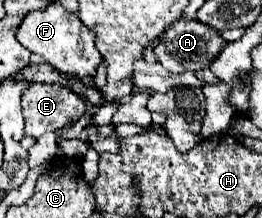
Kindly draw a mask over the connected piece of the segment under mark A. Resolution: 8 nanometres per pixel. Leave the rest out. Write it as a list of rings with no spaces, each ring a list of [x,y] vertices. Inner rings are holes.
[[[174,21],[158,39],[156,39],[156,47],[154,53],[158,57],[158,61],[170,71],[170,73],[184,73],[184,71],[200,71],[210,67],[210,63],[220,55],[220,51],[228,45],[228,41],[224,41],[220,37],[220,33],[214,33],[214,29],[210,29],[210,25],[202,25],[200,21]]]

